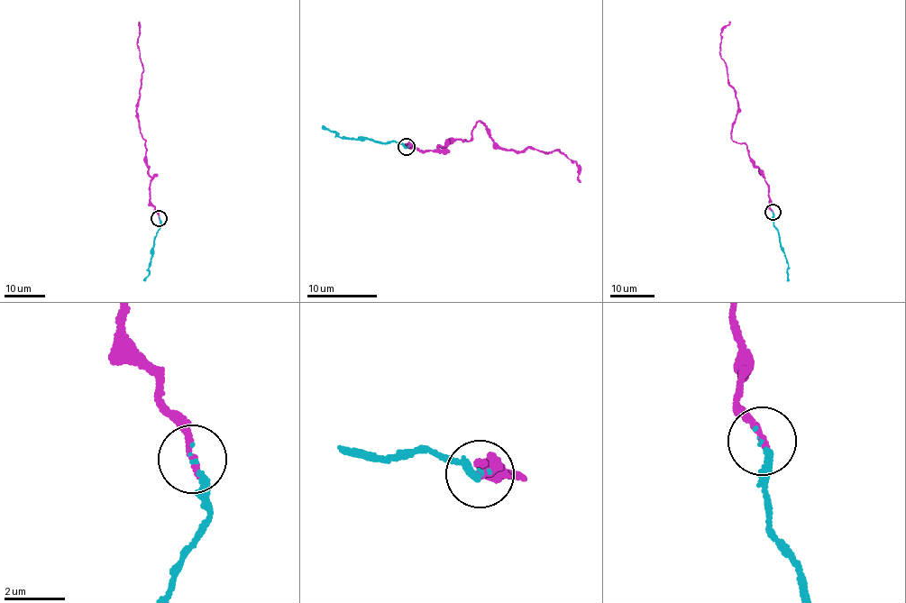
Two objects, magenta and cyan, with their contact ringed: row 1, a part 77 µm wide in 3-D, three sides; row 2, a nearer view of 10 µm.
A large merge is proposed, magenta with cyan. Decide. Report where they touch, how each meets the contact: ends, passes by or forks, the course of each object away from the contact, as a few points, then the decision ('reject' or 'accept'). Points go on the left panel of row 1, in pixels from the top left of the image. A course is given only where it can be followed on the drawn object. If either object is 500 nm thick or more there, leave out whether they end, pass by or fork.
place (159, 218); magenta ends; cyan ends; course magenta (160, 218), (150, 201), (150, 178), (146, 164), (145, 140), (136, 112), (143, 70), (137, 44), (139, 22); course cyan (160, 218), (160, 227), (154, 240), (150, 274), (144, 281); accept

